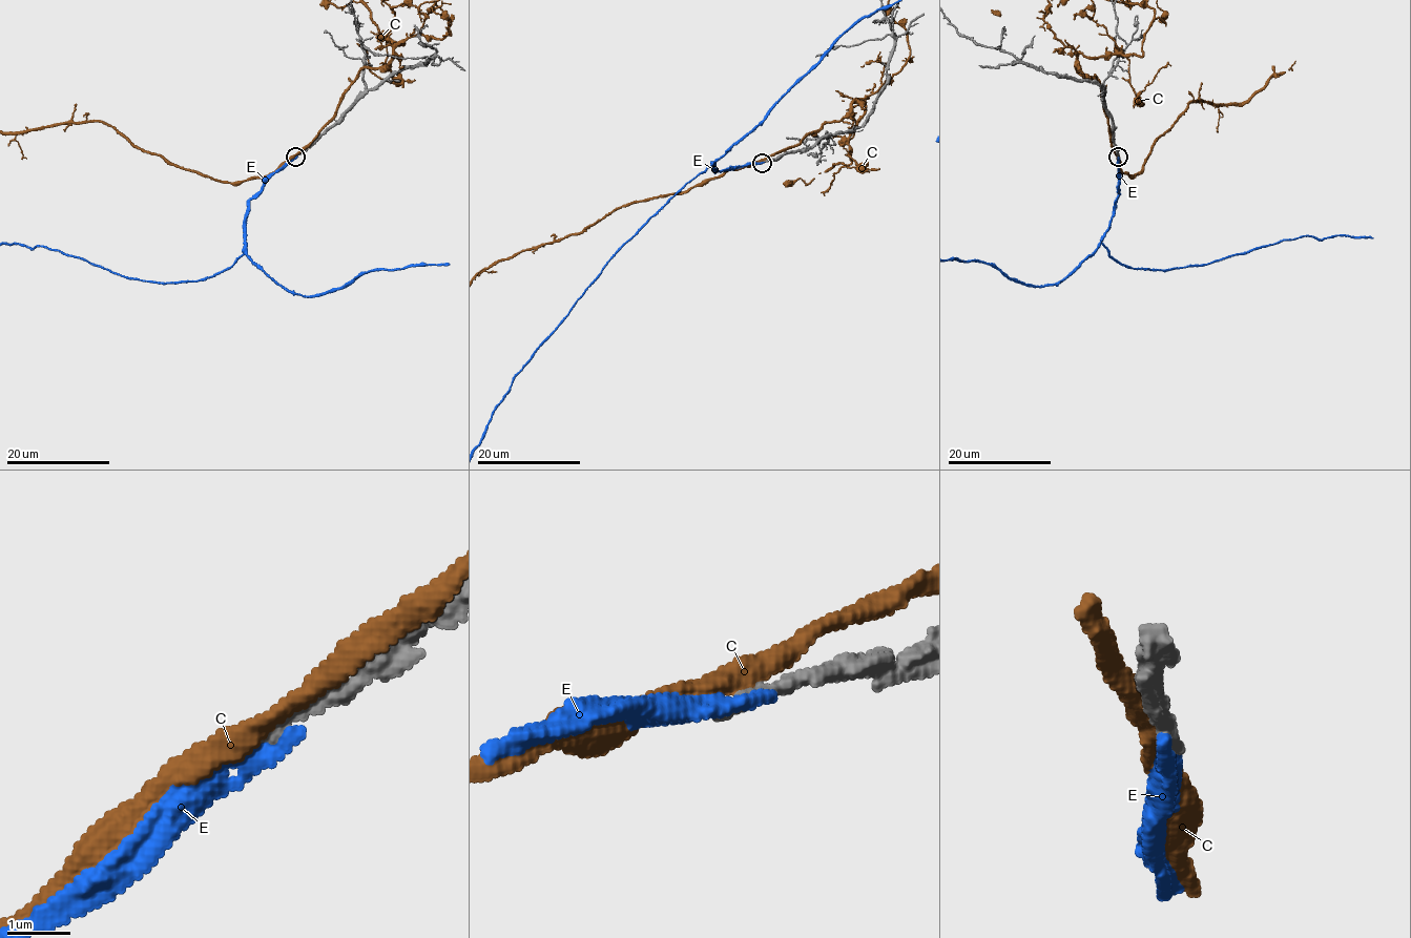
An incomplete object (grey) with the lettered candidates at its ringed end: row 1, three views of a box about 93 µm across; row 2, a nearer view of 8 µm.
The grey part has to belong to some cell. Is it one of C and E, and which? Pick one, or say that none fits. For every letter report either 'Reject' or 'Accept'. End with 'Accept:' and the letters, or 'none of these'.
C: Reject
E: Accept
Accept: E

